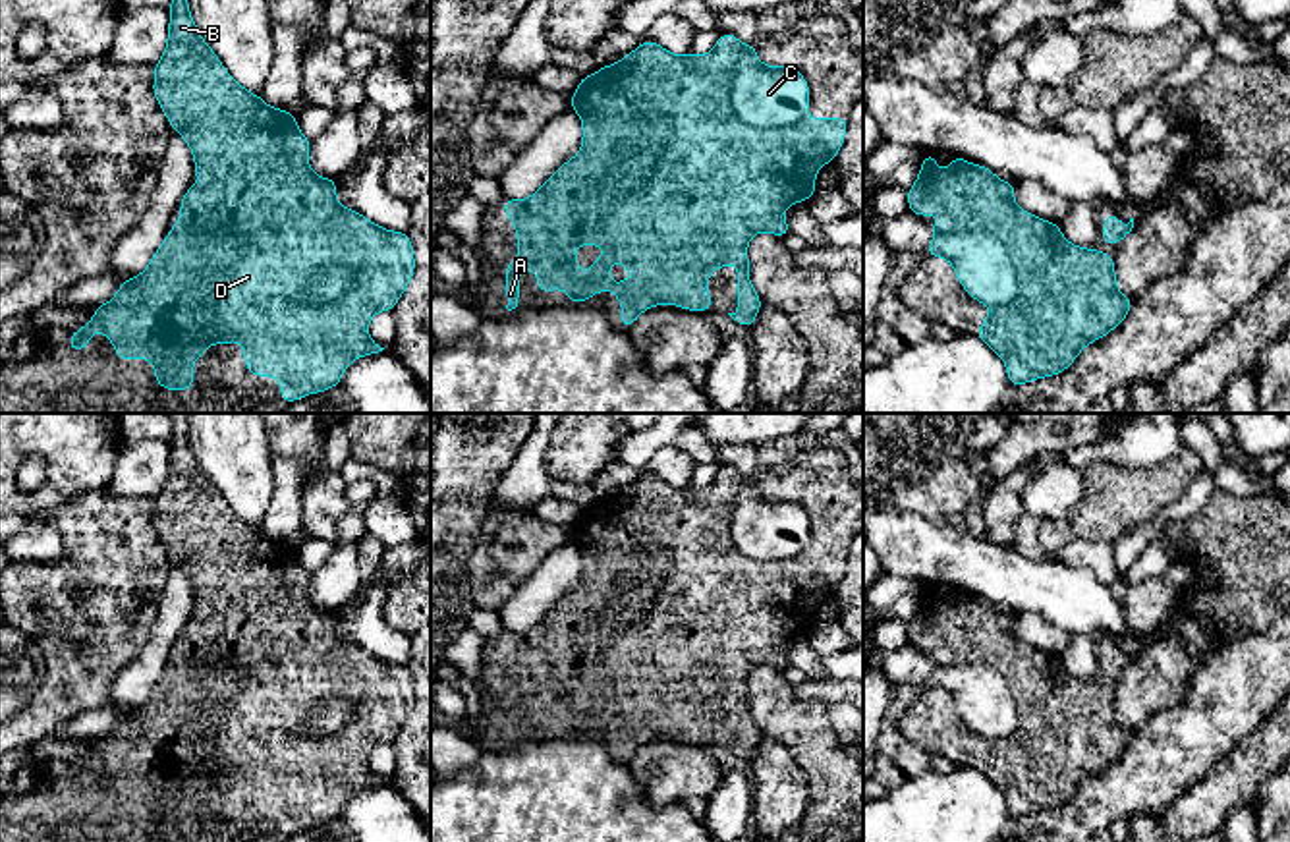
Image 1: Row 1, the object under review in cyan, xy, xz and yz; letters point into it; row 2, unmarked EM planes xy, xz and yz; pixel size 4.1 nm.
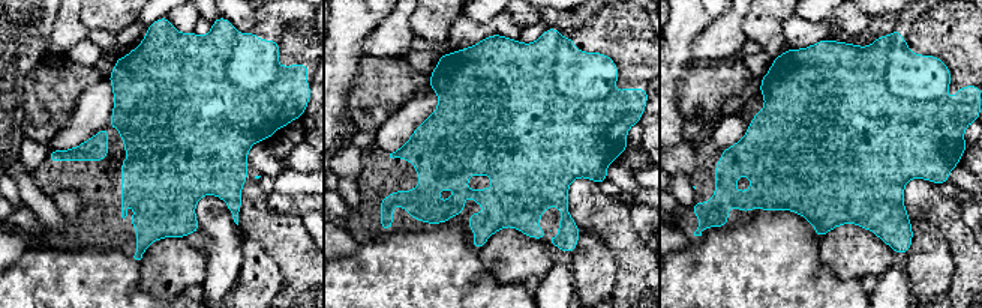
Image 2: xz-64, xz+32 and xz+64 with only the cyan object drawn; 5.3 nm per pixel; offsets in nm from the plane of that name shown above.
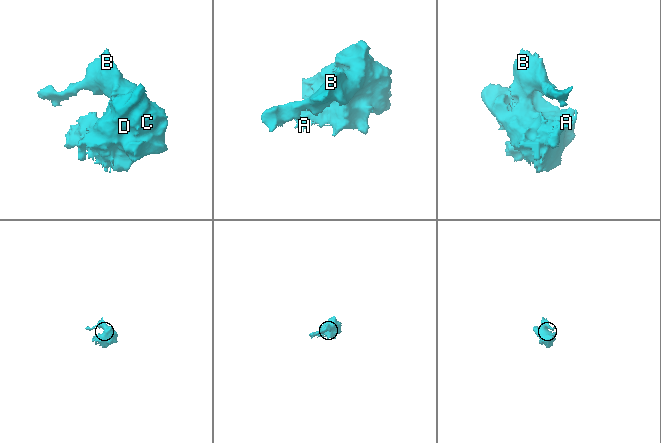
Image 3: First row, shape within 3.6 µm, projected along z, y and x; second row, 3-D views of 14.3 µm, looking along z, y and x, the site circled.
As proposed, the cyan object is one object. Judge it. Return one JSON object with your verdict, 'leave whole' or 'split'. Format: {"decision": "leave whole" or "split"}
{"decision": "split"}

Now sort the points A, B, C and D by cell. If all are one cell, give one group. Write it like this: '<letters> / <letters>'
A B D / C

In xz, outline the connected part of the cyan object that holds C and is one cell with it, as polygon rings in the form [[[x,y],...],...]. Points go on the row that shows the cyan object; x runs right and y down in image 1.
[[[755,44],[743,48],[730,85],[734,116],[751,127],[784,127],[809,112],[809,83],[788,66],[765,66]]]

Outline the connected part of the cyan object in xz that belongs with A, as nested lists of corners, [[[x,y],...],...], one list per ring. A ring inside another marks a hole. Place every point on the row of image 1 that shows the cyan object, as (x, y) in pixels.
[[[722,33],[713,50],[703,56],[672,54],[655,41],[643,41],[620,62],[601,66],[595,75],[581,77],[574,91],[570,110],[579,114],[583,139],[579,153],[564,162],[531,197],[518,201],[504,197],[504,218],[516,218],[518,259],[506,261],[506,309],[518,307],[521,294],[519,270],[531,268],[539,282],[537,292],[562,290],[572,305],[593,299],[595,292],[614,292],[622,303],[622,330],[637,317],[662,303],[695,313],[711,311],[709,276],[724,267],[738,267],[738,311],[728,313],[743,328],[751,328],[763,301],[749,282],[747,243],[755,234],[776,238],[790,234],[784,210],[805,203],[815,191],[815,176],[823,164],[836,158],[848,131],[848,118],[803,118],[784,127],[751,127],[734,116],[730,85],[745,44]],[[577,245],[603,245],[603,255],[579,274]],[[618,261],[631,270],[630,280],[616,286],[610,280],[610,263]]]

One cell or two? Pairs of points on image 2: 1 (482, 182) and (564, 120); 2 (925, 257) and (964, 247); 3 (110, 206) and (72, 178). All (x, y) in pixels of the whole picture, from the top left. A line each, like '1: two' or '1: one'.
1: one
2: two
3: one

